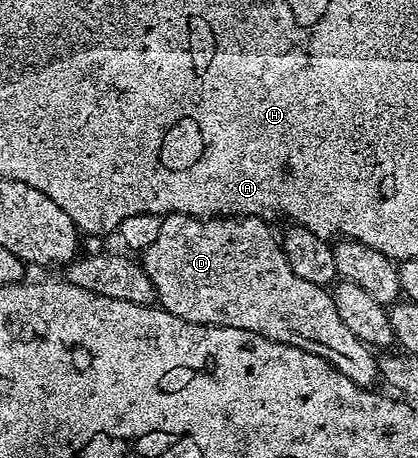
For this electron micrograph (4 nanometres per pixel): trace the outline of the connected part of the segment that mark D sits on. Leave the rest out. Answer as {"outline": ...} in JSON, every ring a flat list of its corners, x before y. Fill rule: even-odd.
{"outline":[[164,215,162,221,157,241,141,253,141,262,149,281,153,283,158,306,164,311,190,323,245,329,266,339,293,345,329,361,359,387,371,389,376,386,375,379,377,383,380,378,379,359,372,348,362,343,342,323,327,287,313,285,313,281,305,281,289,269,280,240,263,224,266,222,262,218,241,215,196,219,194,215]]}

